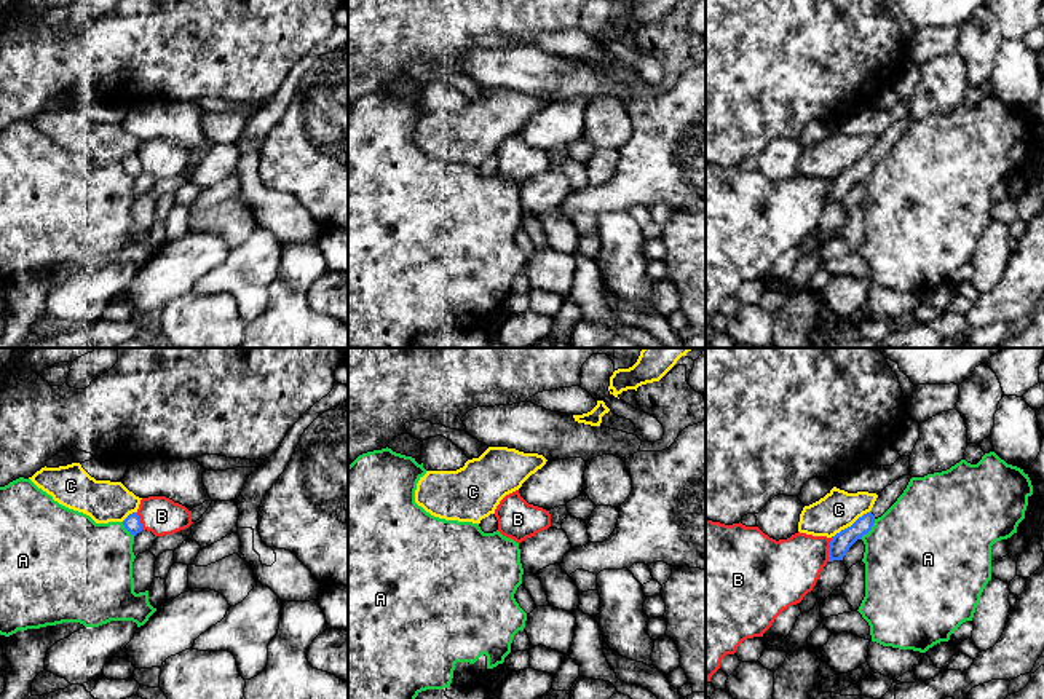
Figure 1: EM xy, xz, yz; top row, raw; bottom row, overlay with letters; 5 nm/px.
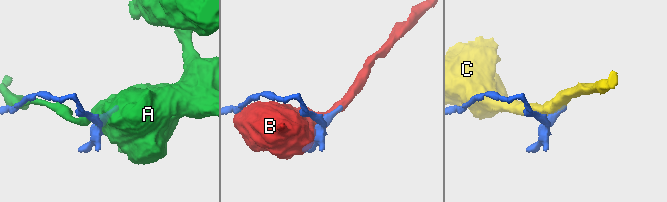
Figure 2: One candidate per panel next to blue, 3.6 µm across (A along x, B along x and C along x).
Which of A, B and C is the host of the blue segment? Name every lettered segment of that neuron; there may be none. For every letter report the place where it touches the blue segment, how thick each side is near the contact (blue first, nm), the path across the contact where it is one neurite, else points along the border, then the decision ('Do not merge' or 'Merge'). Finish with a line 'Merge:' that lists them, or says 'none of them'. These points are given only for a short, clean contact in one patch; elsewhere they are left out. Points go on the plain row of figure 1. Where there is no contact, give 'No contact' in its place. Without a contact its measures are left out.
A: Touches blue at yz (869, 173). Thickness 100 nm (blue) against 480 nm. Do not merge
B: Touches blue at yz (829, 192). Thickness 100 nm (blue) against 320 nm. Do not merge
C: Touches blue at yz (853, 166). Thickness 100 nm (blue) against 200 nm. Boundary: yz (870, 152), (834, 179). Do not merge
Merge: none of them

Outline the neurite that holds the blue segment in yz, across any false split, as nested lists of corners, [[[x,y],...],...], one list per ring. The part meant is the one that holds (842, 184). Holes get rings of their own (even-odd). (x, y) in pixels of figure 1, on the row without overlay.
[[[907,116],[888,128],[881,136],[878,136],[878,140],[870,155],[864,156],[851,169],[841,172],[832,180],[828,190],[828,204],[843,203],[849,190],[864,177],[867,177],[872,172],[875,163],[897,144],[897,140],[907,131],[910,121],[912,118]]]

